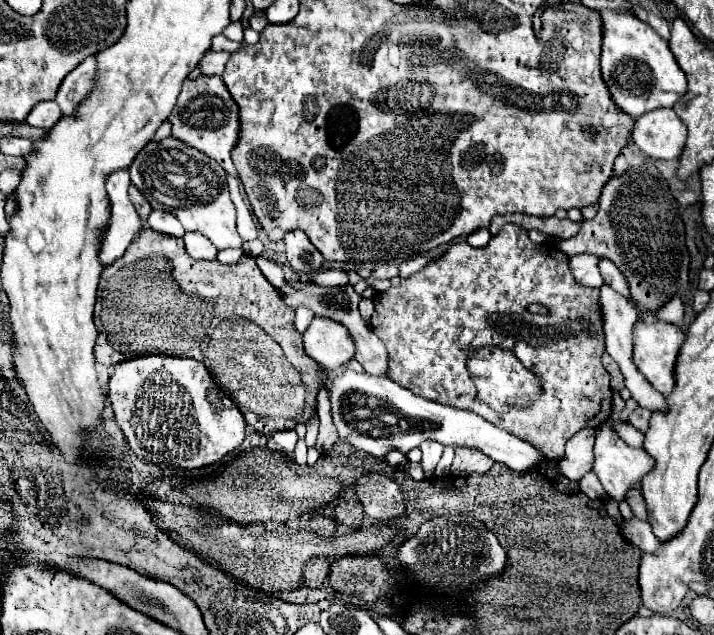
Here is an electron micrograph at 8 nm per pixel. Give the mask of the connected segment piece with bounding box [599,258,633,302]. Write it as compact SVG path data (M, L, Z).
M601 258L599 268L601 268L601 274L603 274L603 280L605 280L615 292L619 292L619 294L625 296L629 302L633 302L633 300L631 300L631 294L629 294L627 280L625 280L625 276L615 268L615 264L611 264L611 260L607 260L607 258Z

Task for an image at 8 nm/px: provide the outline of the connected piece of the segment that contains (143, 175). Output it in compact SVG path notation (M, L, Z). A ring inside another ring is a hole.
M169 136L159 142L149 142L133 160L131 182L147 198L153 210L171 212L187 232L207 236L217 250L241 248L243 240L235 228L235 206L229 198L229 188L223 168L203 152Z

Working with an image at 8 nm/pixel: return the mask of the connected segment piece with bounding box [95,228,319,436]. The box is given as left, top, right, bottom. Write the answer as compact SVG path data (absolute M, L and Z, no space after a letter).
M151 228L141 230L123 258L115 260L101 274L95 304L95 326L99 332L95 358L103 366L115 366L139 354L165 354L203 362L211 328L217 328L217 320L231 320L231 316L243 316L243 320L259 324L267 336L279 340L279 348L287 352L287 360L299 368L299 376L303 376L303 384L307 384L307 404L311 404L311 412L299 412L295 420L271 420L271 416L255 416L255 412L241 408L247 426L253 426L253 430L263 436L295 428L303 418L309 418L317 406L319 364L303 350L301 334L293 324L293 308L289 308L281 294L267 282L253 256L243 254L237 264L195 260L185 252L181 238Z

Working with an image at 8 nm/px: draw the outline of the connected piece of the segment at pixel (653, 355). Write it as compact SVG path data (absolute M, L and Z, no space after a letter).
M637 320L633 328L633 364L639 368L639 372L647 378L655 390L659 390L663 396L671 392L673 388L673 368L675 368L675 358L685 340L685 334L679 330L679 326L661 322L661 320Z

